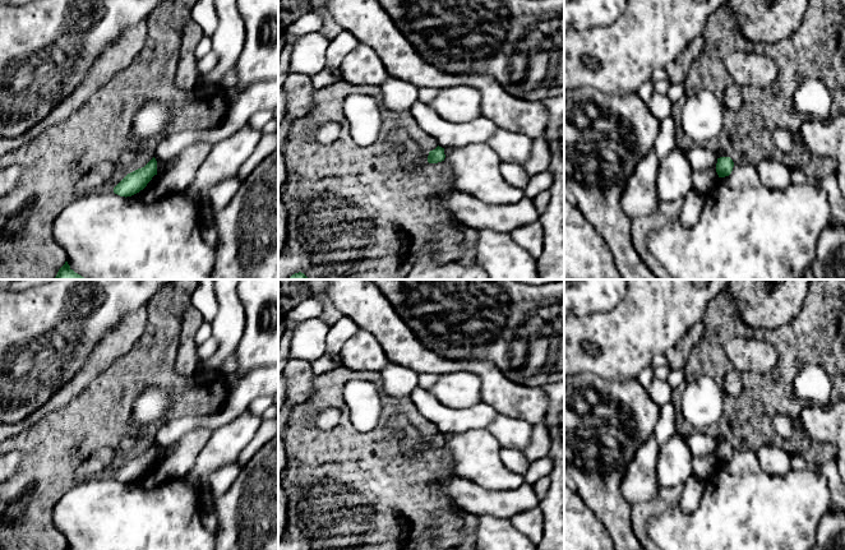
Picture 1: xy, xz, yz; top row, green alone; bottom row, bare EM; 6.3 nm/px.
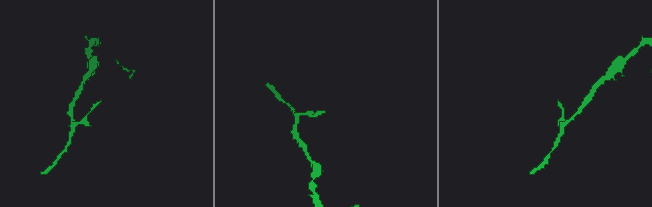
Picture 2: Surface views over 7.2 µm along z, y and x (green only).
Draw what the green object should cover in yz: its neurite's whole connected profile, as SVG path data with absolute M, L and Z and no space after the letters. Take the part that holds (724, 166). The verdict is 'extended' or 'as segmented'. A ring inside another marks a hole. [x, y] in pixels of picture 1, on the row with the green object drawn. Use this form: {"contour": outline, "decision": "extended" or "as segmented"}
{"contour": "M720 157L716 163L716 172L719 177L729 176L733 171L734 162L730 157Z", "decision": "as segmented"}

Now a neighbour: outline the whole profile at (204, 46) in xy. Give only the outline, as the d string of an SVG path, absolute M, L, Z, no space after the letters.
M203 37L195 48L195 57L199 60L212 50L212 41L209 37Z

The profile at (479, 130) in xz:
M419 100L410 111L416 124L426 134L435 138L442 148L486 143L499 129L497 124L484 116L479 116L466 125L456 125L442 119L433 108Z

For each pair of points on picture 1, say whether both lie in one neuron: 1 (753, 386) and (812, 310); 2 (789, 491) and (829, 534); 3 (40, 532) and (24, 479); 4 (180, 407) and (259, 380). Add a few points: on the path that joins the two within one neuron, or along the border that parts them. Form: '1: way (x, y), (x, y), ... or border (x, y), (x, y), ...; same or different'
1: way (775, 378), (795, 357), (802, 345), (803, 332); same
2: border (829, 505), (815, 536); different
3: way (40, 516), (40, 484); same
4: border (179, 414), (204, 415); different

